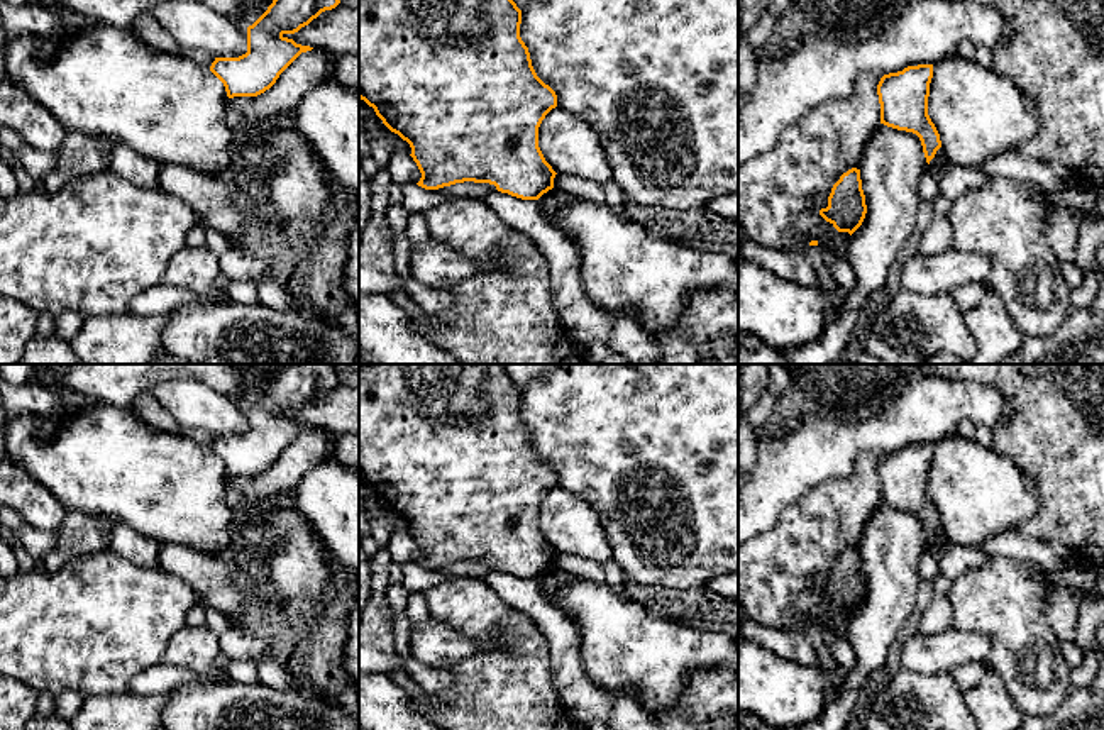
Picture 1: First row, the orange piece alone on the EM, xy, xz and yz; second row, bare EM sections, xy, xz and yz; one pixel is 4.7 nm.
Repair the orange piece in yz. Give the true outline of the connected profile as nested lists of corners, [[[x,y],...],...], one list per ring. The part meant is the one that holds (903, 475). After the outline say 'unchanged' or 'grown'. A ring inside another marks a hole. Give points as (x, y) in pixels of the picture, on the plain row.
[[[933,444],[908,445],[884,454],[877,464],[880,503],[919,517],[926,542],[941,527],[940,513],[928,495]]]; unchanged

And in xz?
[[[369,364],[359,368],[359,478],[411,527],[425,569],[474,561],[522,579],[554,567],[555,550],[538,527],[538,506],[557,486],[520,417],[522,390],[503,364]]]; unchanged

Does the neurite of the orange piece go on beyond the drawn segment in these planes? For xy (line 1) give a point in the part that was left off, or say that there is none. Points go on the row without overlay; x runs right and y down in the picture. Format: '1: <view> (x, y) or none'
1: none

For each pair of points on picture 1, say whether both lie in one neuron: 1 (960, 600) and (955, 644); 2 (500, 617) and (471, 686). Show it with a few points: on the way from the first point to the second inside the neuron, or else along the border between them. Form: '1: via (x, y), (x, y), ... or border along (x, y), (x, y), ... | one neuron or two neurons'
1: border along (952, 627), (981, 632), (989, 641), (991, 651) | two neurons
2: via (510, 635), (510, 651), (490, 671) | one neuron

